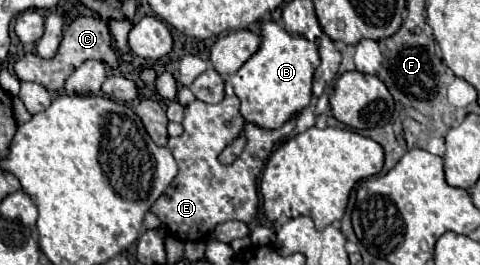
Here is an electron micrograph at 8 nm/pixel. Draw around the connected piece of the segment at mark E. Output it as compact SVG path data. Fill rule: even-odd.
M225 96L217 104L205 104L199 100L191 102L189 106L185 106L183 134L177 138L169 138L167 144L179 166L179 172L151 210L169 228L169 234L179 240L203 240L215 224L227 220L251 222L259 208L257 178L265 166L265 160L269 158L275 142L283 140L285 134L289 134L293 128L295 118L291 118L279 130L263 130L247 124L239 114L237 96ZM241 126L245 126L247 134L247 146L243 154L231 166L219 164L219 152L225 148L225 144L237 138Z

